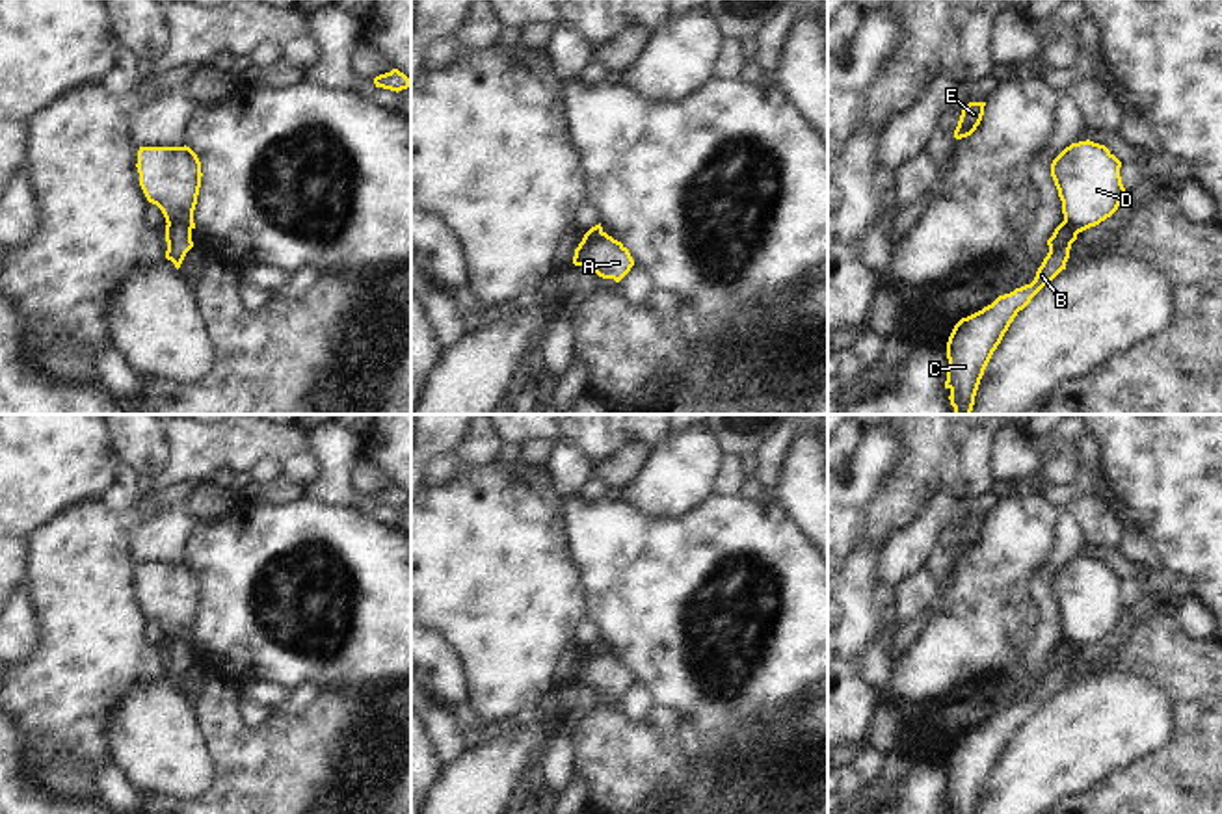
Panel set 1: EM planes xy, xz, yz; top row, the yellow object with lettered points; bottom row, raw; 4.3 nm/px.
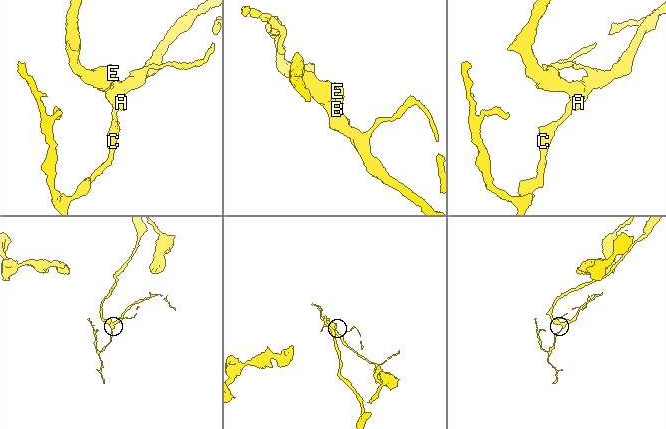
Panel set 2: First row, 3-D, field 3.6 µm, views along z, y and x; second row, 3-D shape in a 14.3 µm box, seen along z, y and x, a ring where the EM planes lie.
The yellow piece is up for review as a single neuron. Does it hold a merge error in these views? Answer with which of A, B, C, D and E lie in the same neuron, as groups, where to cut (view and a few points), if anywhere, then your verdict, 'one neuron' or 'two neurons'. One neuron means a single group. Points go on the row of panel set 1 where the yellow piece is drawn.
groups A D E / B C; cut xy (168, 223), (181, 222), (190, 229); two neurons

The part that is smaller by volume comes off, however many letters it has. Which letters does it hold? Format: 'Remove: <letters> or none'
Remove: B, C.

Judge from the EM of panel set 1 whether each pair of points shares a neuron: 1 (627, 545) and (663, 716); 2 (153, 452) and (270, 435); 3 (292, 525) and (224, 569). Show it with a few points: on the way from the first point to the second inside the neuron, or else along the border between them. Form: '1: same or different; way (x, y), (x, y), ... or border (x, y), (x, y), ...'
1: different; border (653, 703), (666, 705), (679, 714)
2: different; border (172, 459), (153, 480)
3: same; way (276, 541), (248, 569), (240, 569)

